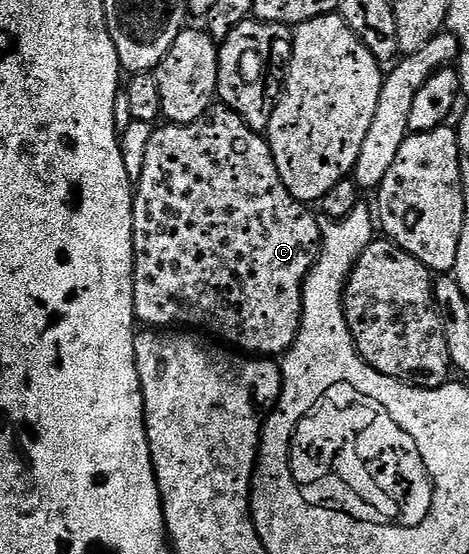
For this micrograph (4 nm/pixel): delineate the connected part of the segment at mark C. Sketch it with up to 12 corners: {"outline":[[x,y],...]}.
{"outline":[[212,106],[157,127],[134,310],[280,358],[320,220]]}

